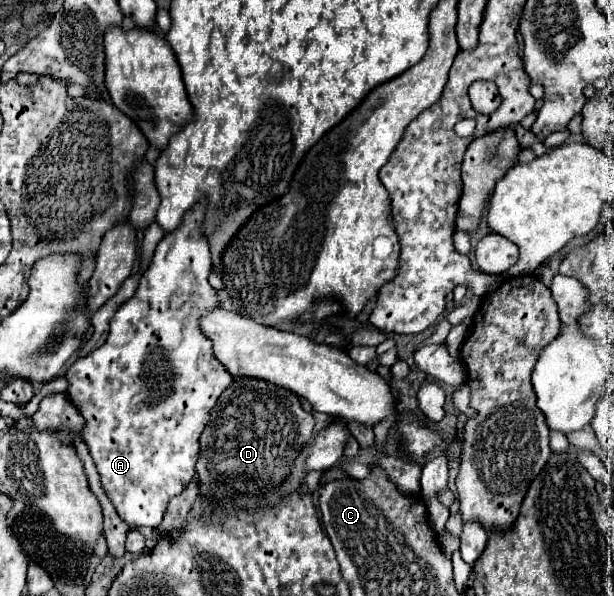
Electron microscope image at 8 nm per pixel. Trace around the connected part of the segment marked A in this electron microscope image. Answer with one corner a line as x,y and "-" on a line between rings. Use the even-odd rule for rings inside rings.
203,197
197,205
193,205
189,209
189,213
185,213
181,225
171,231
169,235
165,235
161,239
161,243
157,245
155,249
155,255
147,267
147,271
143,273
141,281
139,281
139,287
137,287
137,293
125,301
117,313
113,315
111,319
111,327
109,327
109,335
107,335
107,341
95,349
93,353
89,353
87,357
79,357
71,367
69,371
65,373
65,379
69,381
69,387
67,387
67,393
69,397
75,401
75,405
81,409
83,417
87,419
87,425
85,425
85,433
83,433
83,441
87,443
89,447
89,453
95,461
95,467
99,471
99,477
101,477
101,485
103,485
103,491
107,493
107,497
111,499
111,503
115,505
119,517
129,525
129,529
137,529
137,527
157,527
165,515
165,509
169,505
169,501
173,497
177,497
177,493
181,493
181,489
185,489
185,485
189,485
189,481
193,479
195,475
195,461
199,457
199,435
201,431
205,429
207,421
209,421
209,411
213,409
217,397
223,393
225,387
231,385
233,377
229,375
229,371
225,369
225,365
221,365
221,361
217,361
217,357
213,357
213,345
211,341
199,331
199,325
197,325
197,319
201,315
205,315
207,311
219,307
219,297
215,295
213,287
209,285
207,277
209,277
209,271
213,267
213,261
211,261
211,247
209,247
209,237
203,233
203,221
205,221
205,209
207,209
207,197

